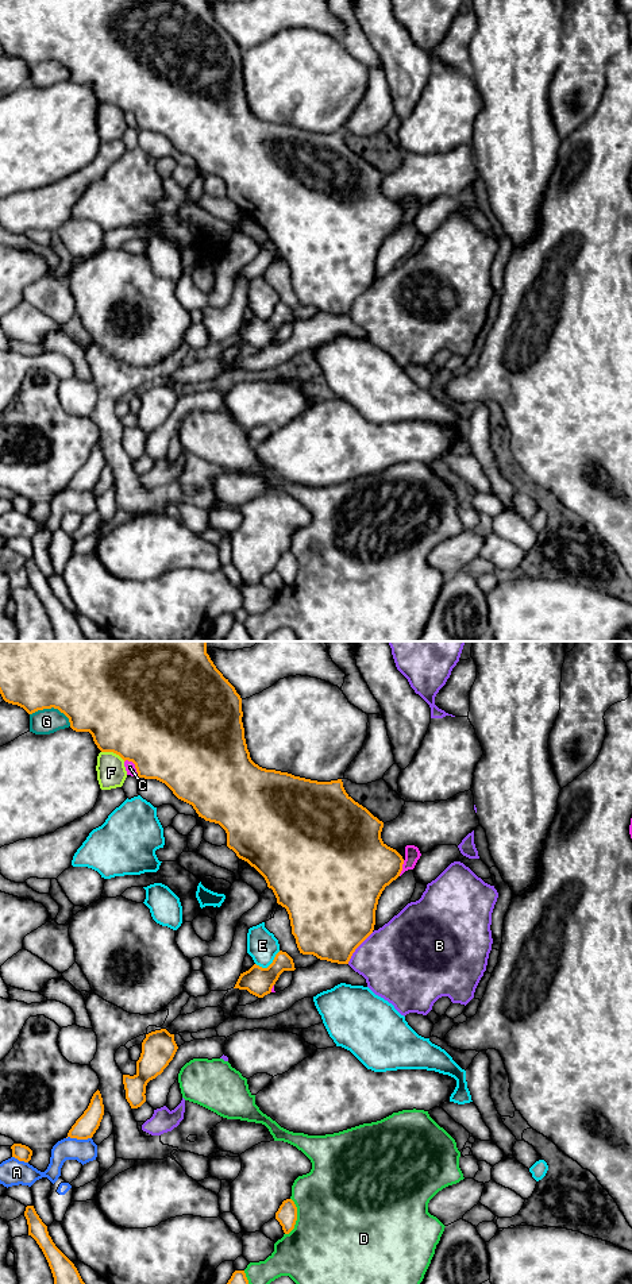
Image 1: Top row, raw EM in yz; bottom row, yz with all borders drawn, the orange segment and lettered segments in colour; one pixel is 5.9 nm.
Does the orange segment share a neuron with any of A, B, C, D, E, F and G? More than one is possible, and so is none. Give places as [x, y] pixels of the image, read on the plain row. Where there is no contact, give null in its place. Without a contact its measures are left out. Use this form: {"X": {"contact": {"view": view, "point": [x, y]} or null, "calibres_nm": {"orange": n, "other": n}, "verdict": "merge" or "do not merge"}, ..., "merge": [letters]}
{"A": {"contact": {"view": "yz", "point": [78, 490]}, "calibres_nm": {"orange": 140, "other": 140}, "verdict": "do not merge"}, "B": {"contact": {"view": "yz", "point": [357, 299]}, "calibres_nm": {"orange": 500, "other": 440}, "verdict": "do not merge"}, "C": {"contact": {"view": "yz", "point": [135, 118]}, "calibres_nm": {"orange": 500, "other": 60}, "verdict": "do not merge"}, "D": {"contact": {"view": "yz", "point": [296, 569]}, "calibres_nm": {"orange": 120, "other": 500}, "verdict": "do not merge"}, "E": {"contact": {"view": "yz", "point": [270, 316]}, "calibres_nm": {"orange": 170, "other": 180}, "verdict": "do not merge"}, "F": {"contact": {"view": "yz", "point": [114, 104]}, "calibres_nm": {"orange": 500, "other": 180}, "verdict": "do not merge"}, "G": {"contact": {"view": "yz", "point": [53, 58]}, "calibres_nm": {"orange": 460, "other": 150}, "verdict": "do not merge"}, "merge": []}

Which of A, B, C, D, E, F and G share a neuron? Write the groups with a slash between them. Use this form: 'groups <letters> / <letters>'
groups A / B / C / D / E / F / G

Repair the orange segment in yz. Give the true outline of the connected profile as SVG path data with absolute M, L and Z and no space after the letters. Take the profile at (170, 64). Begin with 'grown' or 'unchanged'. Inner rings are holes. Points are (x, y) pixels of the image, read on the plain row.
unchanged; M0 0L0 46L5 54L23 59L28 66L43 61L58 61L69 70L73 82L89 84L101 104L113 104L124 113L132 113L138 130L165 135L178 151L192 157L199 169L219 176L227 185L227 198L265 230L277 255L286 261L300 305L348 316L355 301L373 285L378 251L385 239L400 228L404 216L402 208L381 190L384 174L346 144L342 131L317 134L255 116L244 90L242 50L216 20L207 0Z

